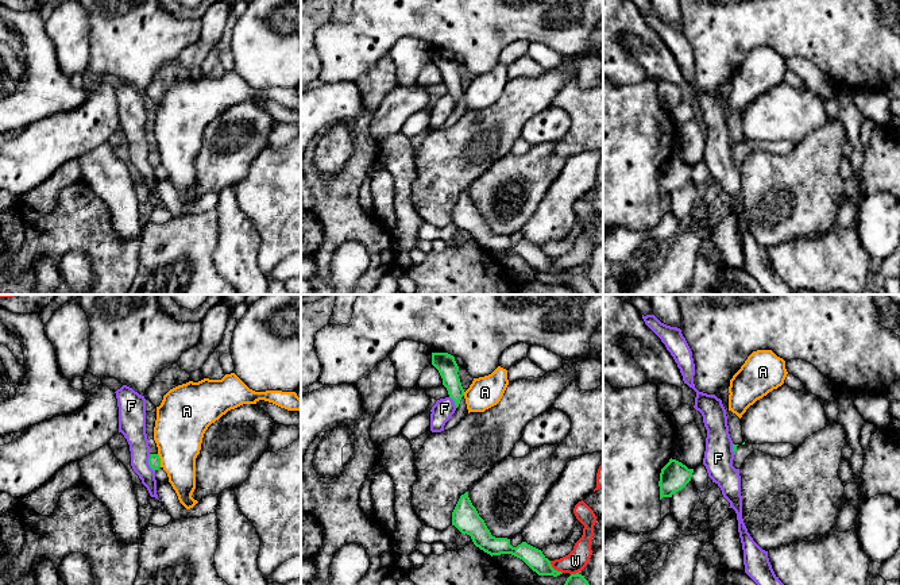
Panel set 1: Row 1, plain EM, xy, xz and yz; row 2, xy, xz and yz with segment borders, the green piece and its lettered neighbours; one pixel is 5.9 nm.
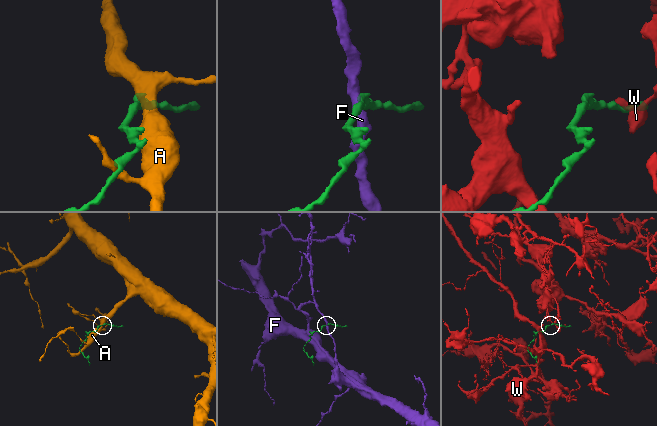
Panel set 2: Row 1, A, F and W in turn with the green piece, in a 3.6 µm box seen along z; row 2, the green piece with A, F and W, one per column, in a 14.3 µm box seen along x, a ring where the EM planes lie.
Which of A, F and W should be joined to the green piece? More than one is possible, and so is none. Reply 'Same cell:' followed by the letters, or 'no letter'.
Same cell: no letter

